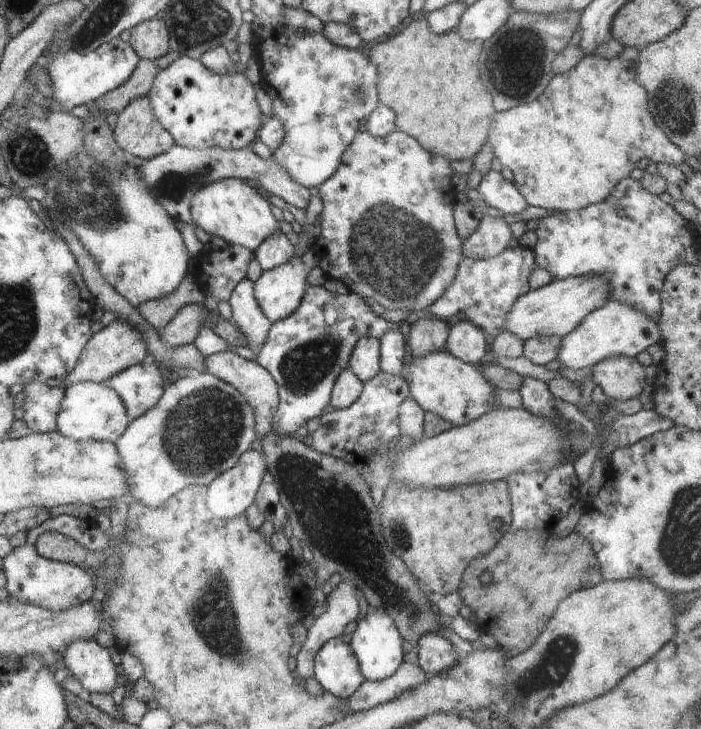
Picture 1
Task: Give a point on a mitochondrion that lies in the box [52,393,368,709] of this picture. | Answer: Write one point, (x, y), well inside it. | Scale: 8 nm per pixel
(216, 619)

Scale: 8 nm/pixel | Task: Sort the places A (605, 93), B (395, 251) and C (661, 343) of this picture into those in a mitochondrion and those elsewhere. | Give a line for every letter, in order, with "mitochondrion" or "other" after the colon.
A: other
B: mitochondrion
C: other

